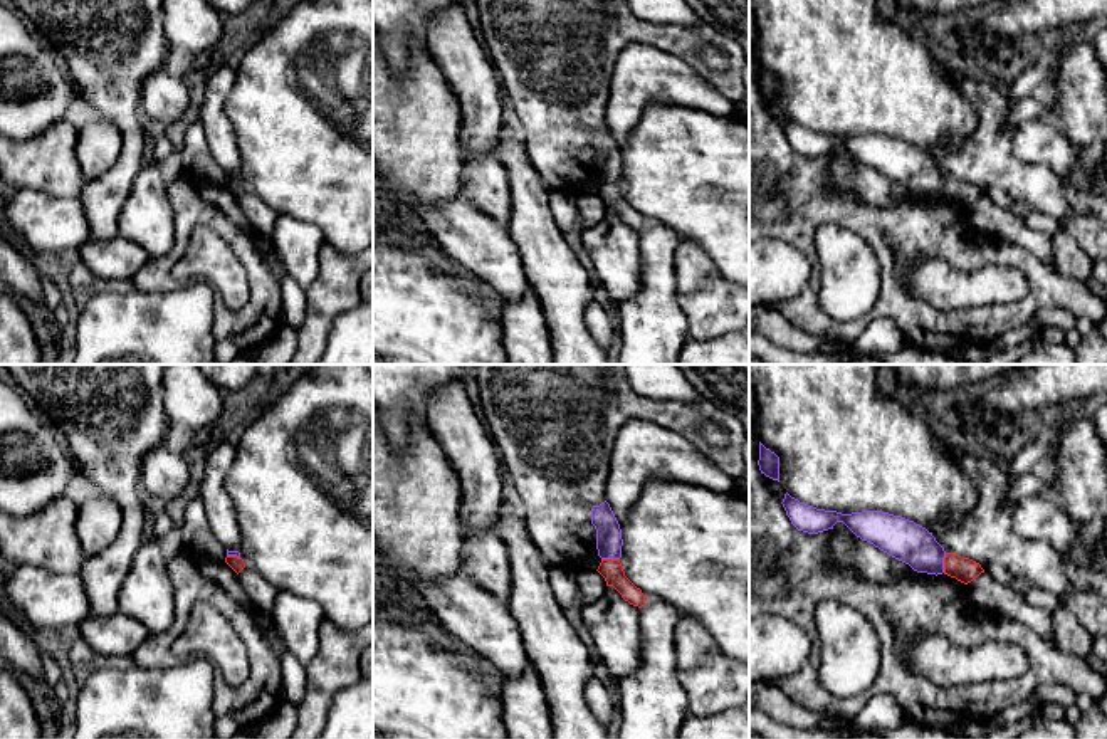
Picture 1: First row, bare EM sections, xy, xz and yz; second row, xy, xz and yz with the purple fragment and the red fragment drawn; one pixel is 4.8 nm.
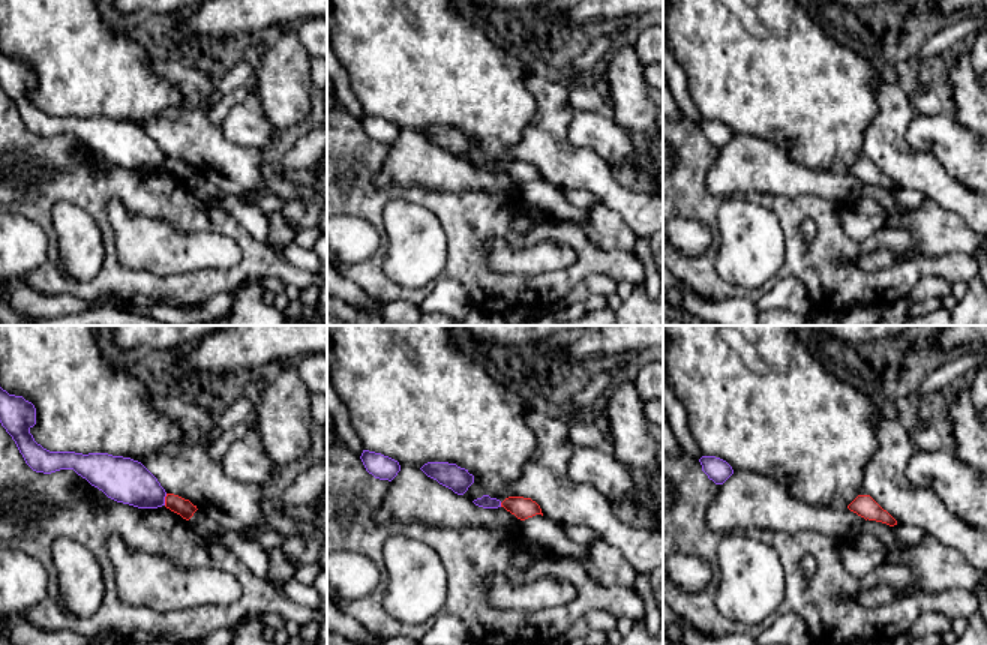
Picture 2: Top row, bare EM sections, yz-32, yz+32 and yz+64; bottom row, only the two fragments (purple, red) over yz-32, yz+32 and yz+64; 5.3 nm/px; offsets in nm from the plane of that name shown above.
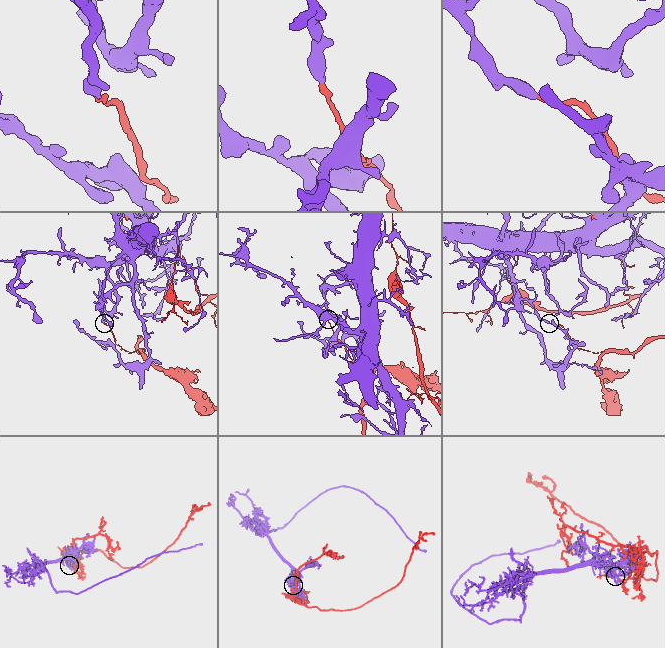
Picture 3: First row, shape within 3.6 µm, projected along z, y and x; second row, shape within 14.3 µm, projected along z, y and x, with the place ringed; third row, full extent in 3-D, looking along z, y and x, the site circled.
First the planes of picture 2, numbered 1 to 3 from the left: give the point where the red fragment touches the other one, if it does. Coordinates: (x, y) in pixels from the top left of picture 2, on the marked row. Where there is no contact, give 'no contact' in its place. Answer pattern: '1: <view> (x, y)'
1: yz-32 (164, 500)
2: yz+32 (500, 504)
3: no contact

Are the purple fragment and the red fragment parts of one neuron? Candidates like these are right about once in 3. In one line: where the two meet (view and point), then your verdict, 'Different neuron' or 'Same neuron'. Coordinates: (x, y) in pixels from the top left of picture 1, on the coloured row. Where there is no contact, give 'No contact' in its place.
Touches purple at yz (943, 563). Different neuron

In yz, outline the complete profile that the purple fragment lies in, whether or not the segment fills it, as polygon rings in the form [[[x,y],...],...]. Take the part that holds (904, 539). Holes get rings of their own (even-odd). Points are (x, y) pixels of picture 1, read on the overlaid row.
[[[788,492],[781,504],[798,531],[818,534],[833,529],[837,522],[843,522],[857,537],[909,564],[914,571],[936,576],[944,573],[944,548],[932,532],[902,516],[882,511],[842,514],[816,509]]]

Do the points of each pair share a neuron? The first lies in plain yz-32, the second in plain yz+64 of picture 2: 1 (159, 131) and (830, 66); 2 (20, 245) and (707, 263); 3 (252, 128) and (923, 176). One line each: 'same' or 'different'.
1: different
2: different
3: different

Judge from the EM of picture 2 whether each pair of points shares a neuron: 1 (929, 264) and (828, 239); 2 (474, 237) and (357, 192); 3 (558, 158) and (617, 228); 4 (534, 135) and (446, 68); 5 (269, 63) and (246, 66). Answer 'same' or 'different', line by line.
1: same
2: same
3: different
4: different
5: different

